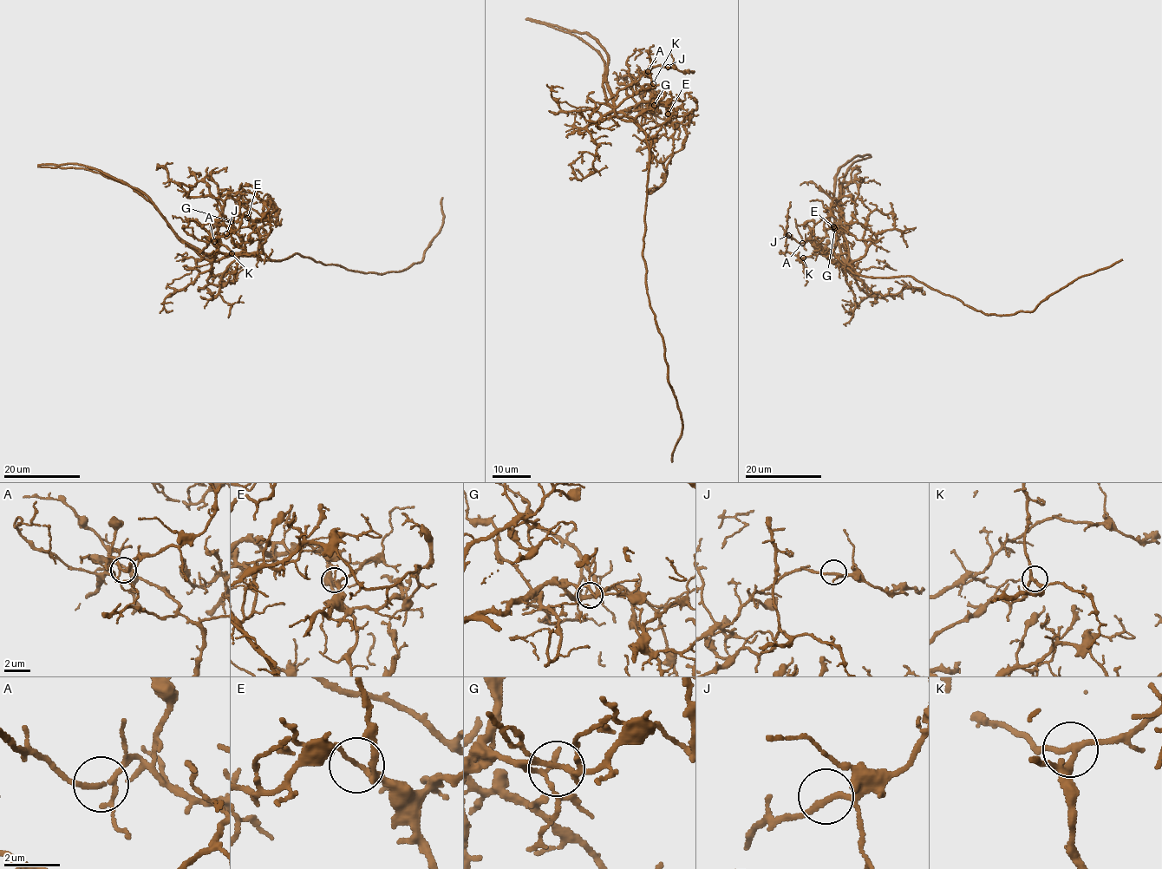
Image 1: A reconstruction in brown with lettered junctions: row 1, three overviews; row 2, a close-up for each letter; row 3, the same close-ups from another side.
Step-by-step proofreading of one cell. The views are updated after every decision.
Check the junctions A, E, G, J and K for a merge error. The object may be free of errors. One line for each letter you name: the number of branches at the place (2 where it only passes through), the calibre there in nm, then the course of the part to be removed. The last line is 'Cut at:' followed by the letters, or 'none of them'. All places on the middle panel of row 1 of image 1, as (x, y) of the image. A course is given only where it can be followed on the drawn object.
E: 3 branches meet; 160 nm thick; foreign part runs (668, 114), (667, 124), (648, 137), (622, 119), (607, 101), (605, 64), (597, 50), (569, 32), (525, 19)
Cut at: E

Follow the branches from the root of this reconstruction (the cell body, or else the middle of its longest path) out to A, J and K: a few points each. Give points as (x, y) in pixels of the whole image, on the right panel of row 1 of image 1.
A: (891, 277), (857, 275), (846, 262), (849, 260), (849, 264), (844, 264), (807, 239), (802, 242)
J: (891, 277), (857, 275), (846, 262), (849, 260), (849, 264), (844, 264), (807, 239), (799, 243), (788, 235)
K: (891, 277), (857, 275), (846, 263), (850, 262), (850, 267), (845, 268), (829, 257), (825, 247), (803, 258)

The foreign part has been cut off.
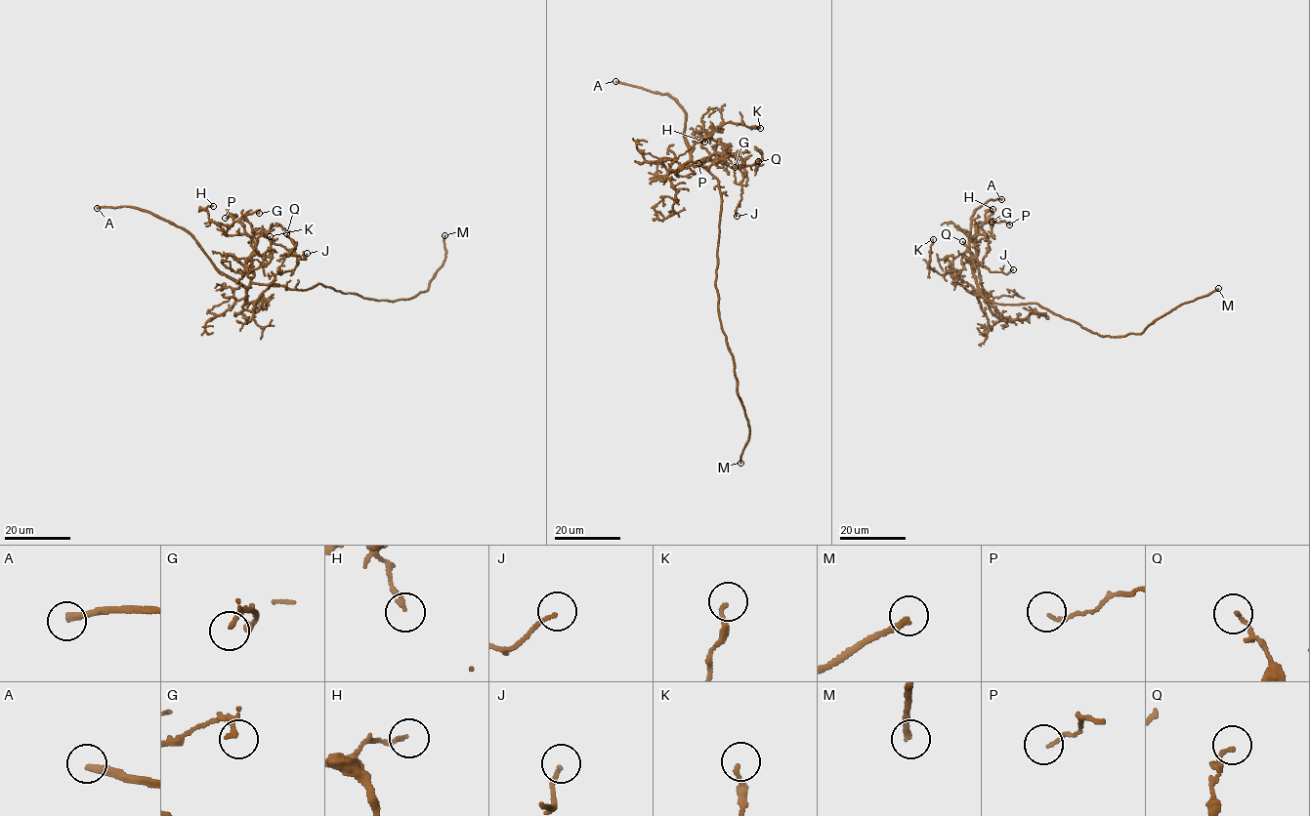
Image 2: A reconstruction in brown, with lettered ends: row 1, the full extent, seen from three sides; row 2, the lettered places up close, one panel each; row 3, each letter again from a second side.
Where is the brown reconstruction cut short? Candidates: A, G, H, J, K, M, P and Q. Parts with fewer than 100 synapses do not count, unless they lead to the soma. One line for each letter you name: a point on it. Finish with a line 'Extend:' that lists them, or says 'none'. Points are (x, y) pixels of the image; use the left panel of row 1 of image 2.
A: (97, 208)
M: (444, 235)
Extend: A, M

